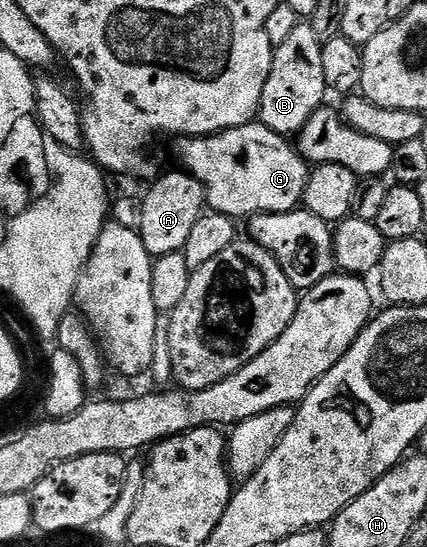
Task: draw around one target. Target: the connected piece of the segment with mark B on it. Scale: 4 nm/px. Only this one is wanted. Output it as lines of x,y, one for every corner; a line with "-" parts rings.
298,25
289,39
275,48
270,77
262,89
259,122
285,137
295,136
308,124
312,114
325,102
326,88
322,77
322,45
310,25

